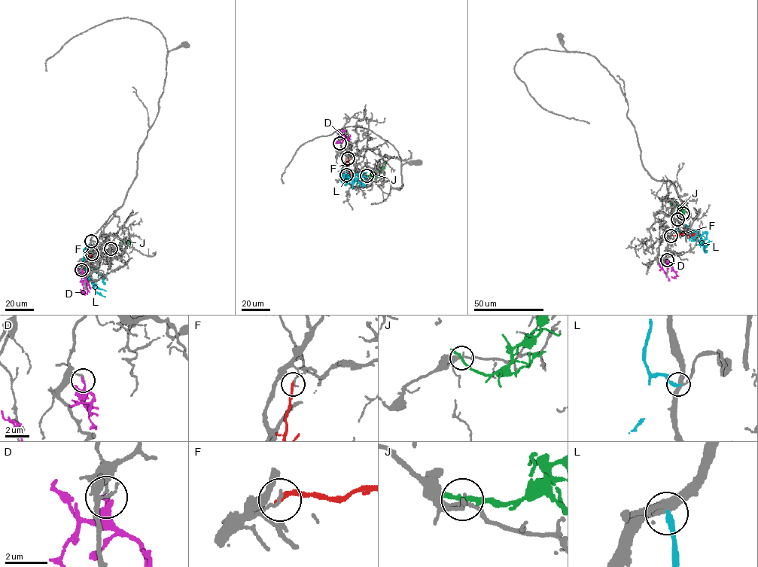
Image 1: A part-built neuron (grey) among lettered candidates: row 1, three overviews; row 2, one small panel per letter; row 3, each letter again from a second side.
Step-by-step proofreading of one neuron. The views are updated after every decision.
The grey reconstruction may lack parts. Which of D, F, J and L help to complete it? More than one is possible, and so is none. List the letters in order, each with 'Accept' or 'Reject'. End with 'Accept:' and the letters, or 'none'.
D: Reject
F: Reject
J: Reject
L: Reject
Accept: none

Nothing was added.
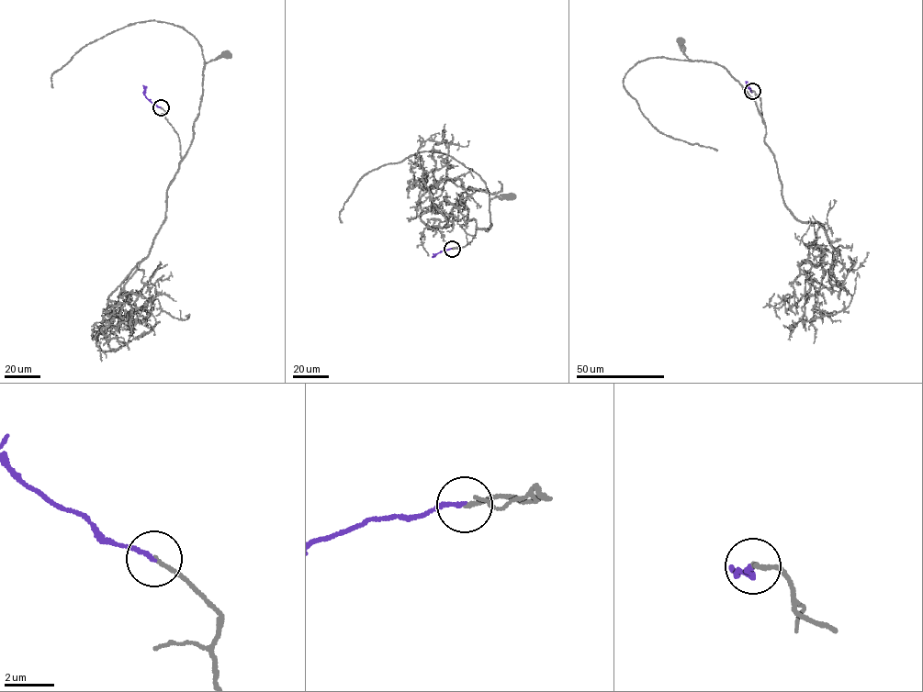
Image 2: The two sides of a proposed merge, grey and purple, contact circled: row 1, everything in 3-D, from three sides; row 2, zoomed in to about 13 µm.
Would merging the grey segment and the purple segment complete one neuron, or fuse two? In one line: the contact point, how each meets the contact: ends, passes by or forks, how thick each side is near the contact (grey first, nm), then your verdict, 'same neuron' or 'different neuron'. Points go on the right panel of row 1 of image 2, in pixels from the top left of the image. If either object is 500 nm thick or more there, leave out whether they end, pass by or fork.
place (752, 91); grey ends; purple ends; calibres 160 and 160 nm; same neuron

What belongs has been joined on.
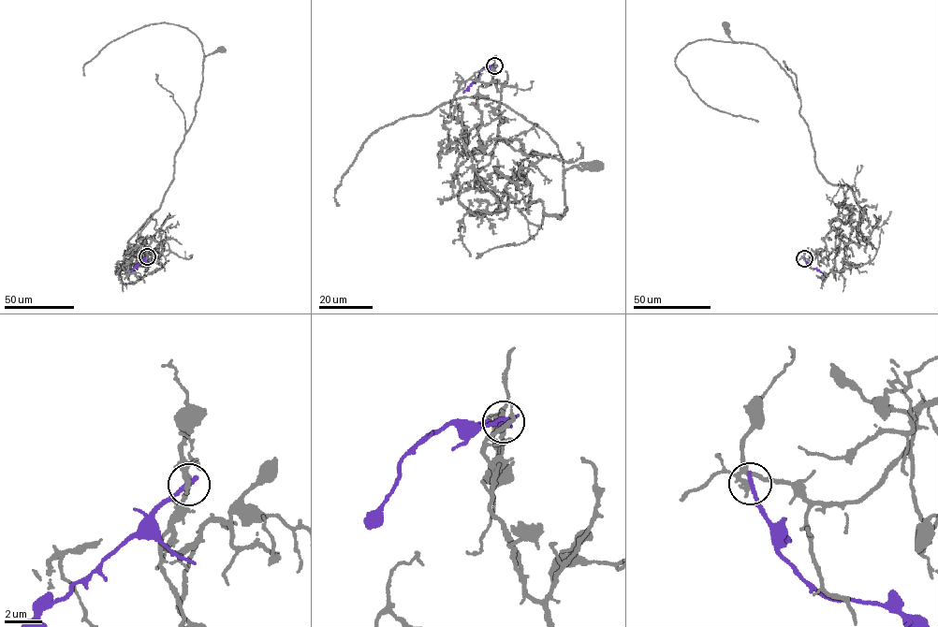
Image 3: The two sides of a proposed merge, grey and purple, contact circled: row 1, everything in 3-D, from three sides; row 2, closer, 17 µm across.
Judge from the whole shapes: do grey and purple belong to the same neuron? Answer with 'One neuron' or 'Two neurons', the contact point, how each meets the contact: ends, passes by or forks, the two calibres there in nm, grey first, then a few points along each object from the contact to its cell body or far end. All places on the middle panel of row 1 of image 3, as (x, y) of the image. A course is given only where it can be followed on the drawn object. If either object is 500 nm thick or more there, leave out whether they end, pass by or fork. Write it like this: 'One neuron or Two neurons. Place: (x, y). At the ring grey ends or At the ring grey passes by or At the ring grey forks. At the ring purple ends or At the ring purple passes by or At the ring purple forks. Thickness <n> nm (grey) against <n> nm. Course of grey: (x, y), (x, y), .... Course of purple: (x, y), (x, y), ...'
Two neurons. Place: (494, 65). At the ring grey passes by. At the ring purple ends. Thickness 200 nm (grey) against 280 nm. Course of grey: (494, 65), (502, 139), (475, 187), (502, 198), (520, 175), (529, 203), (560, 219), (564, 170), (596, 167). Course of purple: (494, 65), (481, 69), (463, 93)

